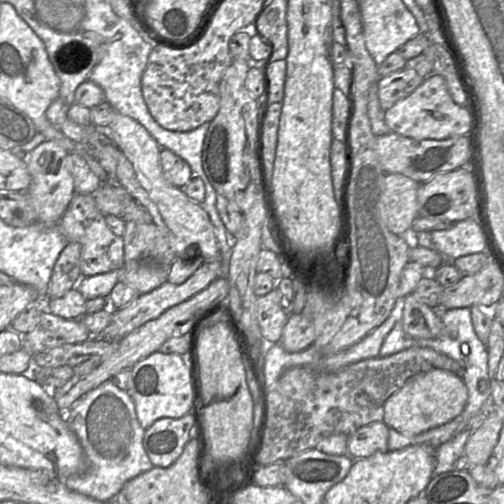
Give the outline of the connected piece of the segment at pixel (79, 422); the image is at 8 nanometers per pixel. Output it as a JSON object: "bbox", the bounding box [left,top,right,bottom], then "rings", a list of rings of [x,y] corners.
{"bbox":[65,380,154,502],"rings":[[[111,380],[103,382],[78,399],[70,407],[66,422],[79,439],[85,454],[84,469],[65,480],[68,489],[107,502],[113,499],[129,480],[154,467],[143,446],[145,429],[138,421],[134,401],[128,392],[119,389]]]}

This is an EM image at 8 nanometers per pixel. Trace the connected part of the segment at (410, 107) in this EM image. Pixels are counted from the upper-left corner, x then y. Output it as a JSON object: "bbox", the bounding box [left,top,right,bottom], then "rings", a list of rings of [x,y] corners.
{"bbox":[385,74,470,140],"rings":[[[431,74],[425,77],[423,83],[411,94],[396,102],[386,111],[385,122],[390,132],[415,140],[443,140],[467,135],[470,115],[464,106],[458,105],[452,99],[445,79],[439,74]]]}

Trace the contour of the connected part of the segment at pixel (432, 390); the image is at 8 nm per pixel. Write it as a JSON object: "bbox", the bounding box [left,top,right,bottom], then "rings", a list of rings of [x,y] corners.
{"bbox":[384,369,468,436],"rings":[[[432,369],[409,378],[384,403],[384,423],[396,431],[414,436],[448,423],[465,408],[468,390],[455,373],[444,369]]]}

